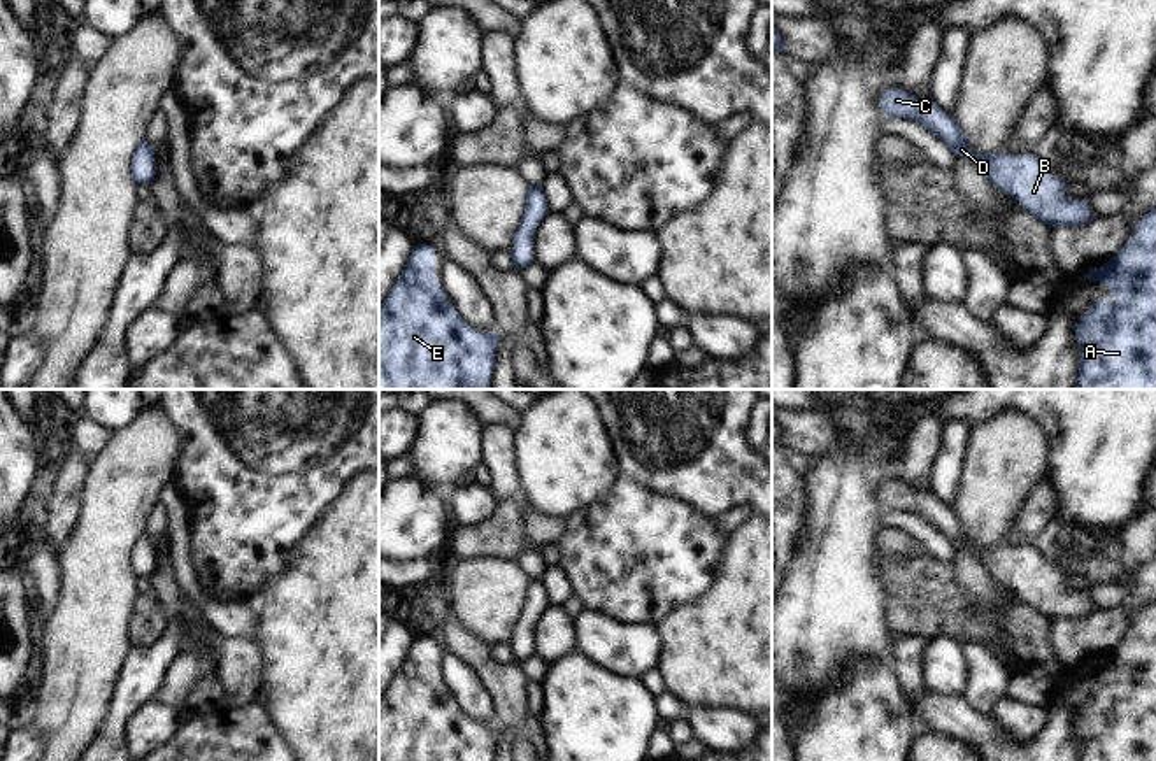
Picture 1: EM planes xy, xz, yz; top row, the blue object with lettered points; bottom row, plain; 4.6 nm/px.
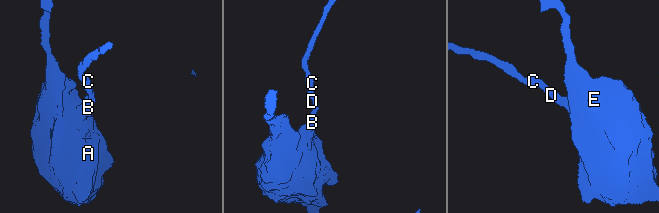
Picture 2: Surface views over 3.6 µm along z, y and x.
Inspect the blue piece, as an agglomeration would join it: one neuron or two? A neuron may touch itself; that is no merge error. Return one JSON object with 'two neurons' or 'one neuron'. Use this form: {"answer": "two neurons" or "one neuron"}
{"answer": "one neuron"}

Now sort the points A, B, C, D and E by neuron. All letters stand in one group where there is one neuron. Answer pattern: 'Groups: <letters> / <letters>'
Groups: A B C D E.

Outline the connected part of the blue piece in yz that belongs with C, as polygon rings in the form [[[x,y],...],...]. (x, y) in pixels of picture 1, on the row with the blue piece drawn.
[[[893,84],[884,91],[879,105],[888,119],[903,117],[921,123],[944,140],[954,156],[974,161],[995,188],[1017,200],[1024,212],[1038,221],[1049,226],[1079,226],[1098,219],[1089,214],[1088,198],[1065,196],[1067,182],[1054,177],[1037,154],[974,154],[961,126],[938,109],[931,96],[917,98]]]

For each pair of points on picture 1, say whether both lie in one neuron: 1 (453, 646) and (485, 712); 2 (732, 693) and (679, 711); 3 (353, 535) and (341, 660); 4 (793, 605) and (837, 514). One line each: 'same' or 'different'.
1: different
2: different
3: same
4: same

